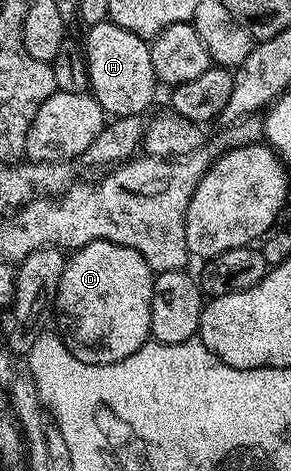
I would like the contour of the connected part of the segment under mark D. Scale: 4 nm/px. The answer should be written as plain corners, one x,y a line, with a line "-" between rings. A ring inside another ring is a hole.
92,241
68,254
59,279
55,309
61,312
69,352
88,365
110,365
135,355
151,337
154,272
131,247

